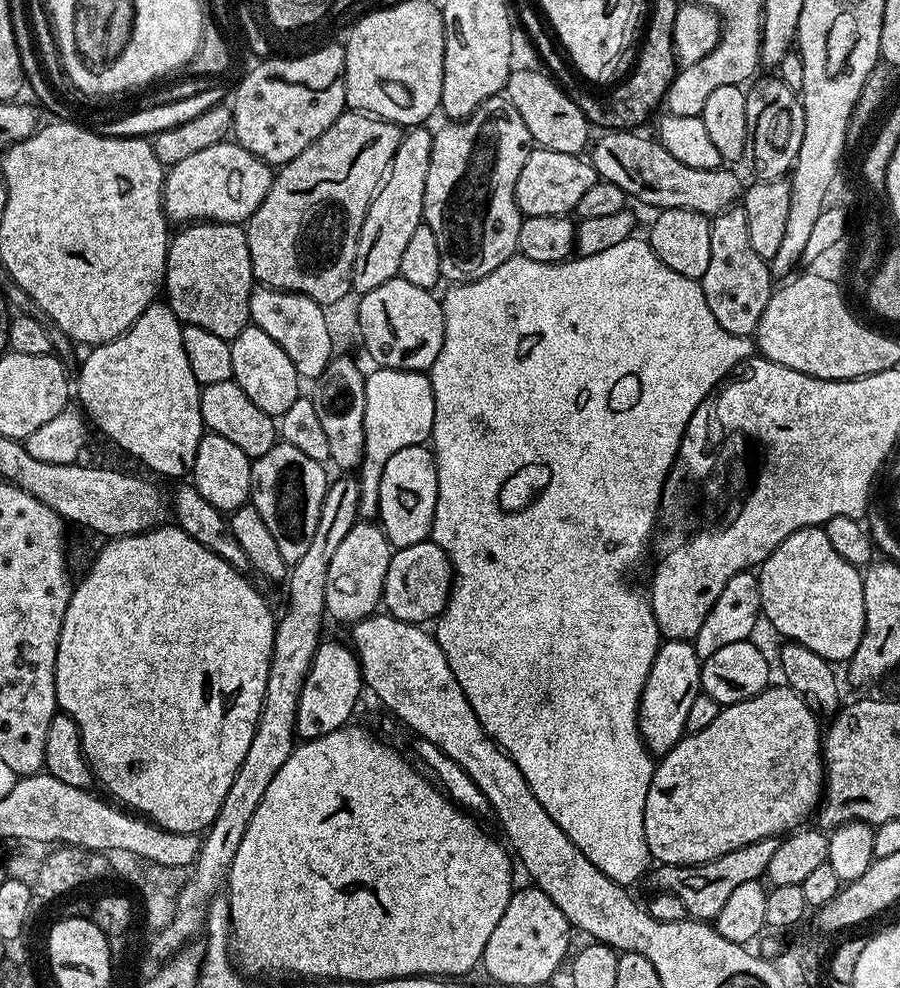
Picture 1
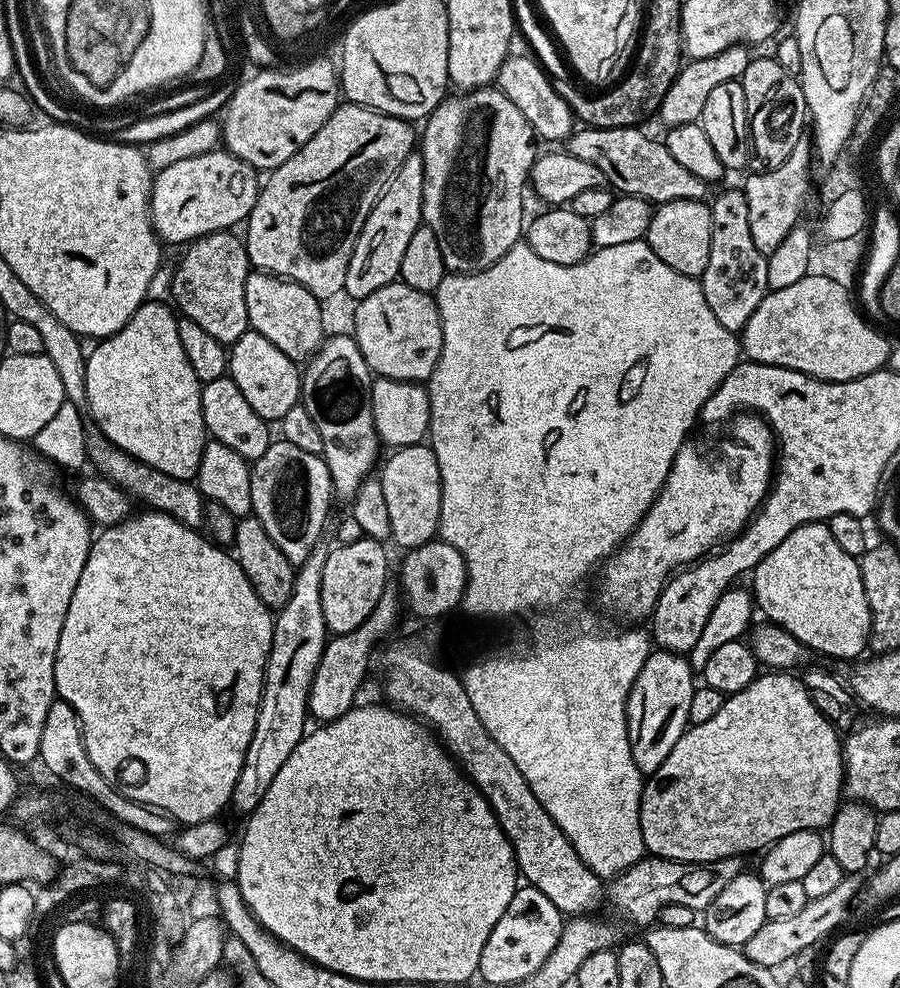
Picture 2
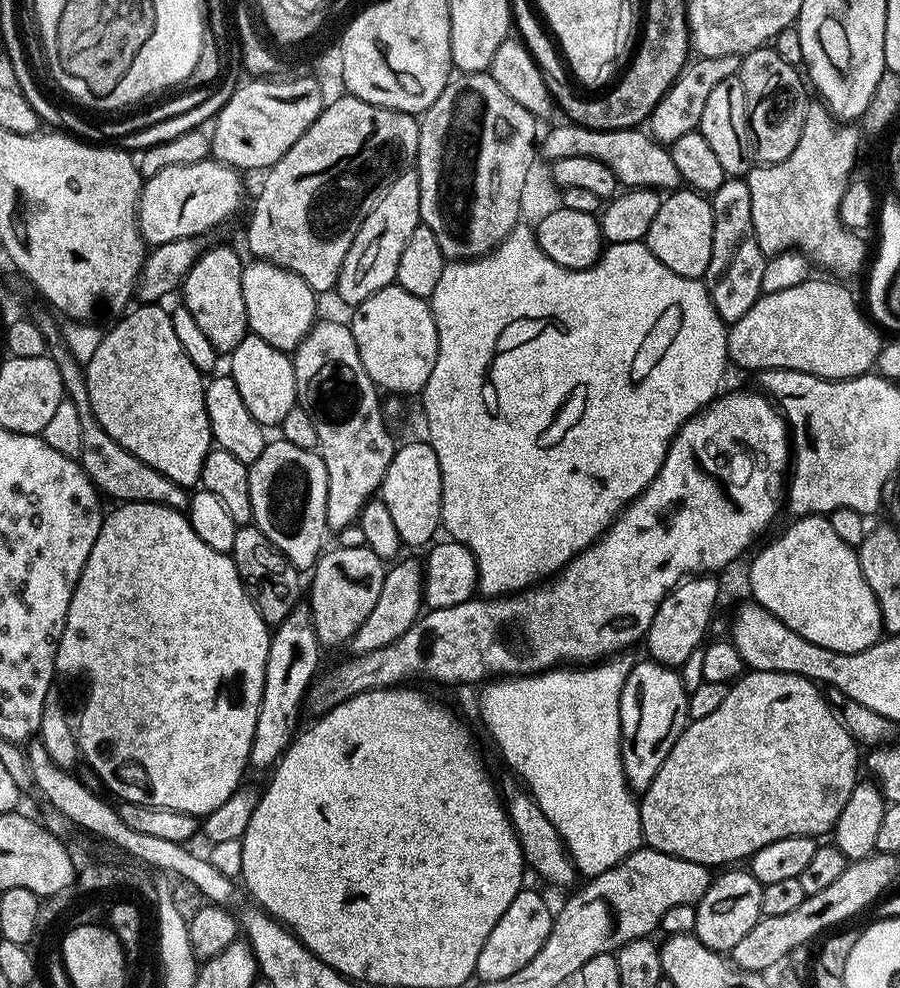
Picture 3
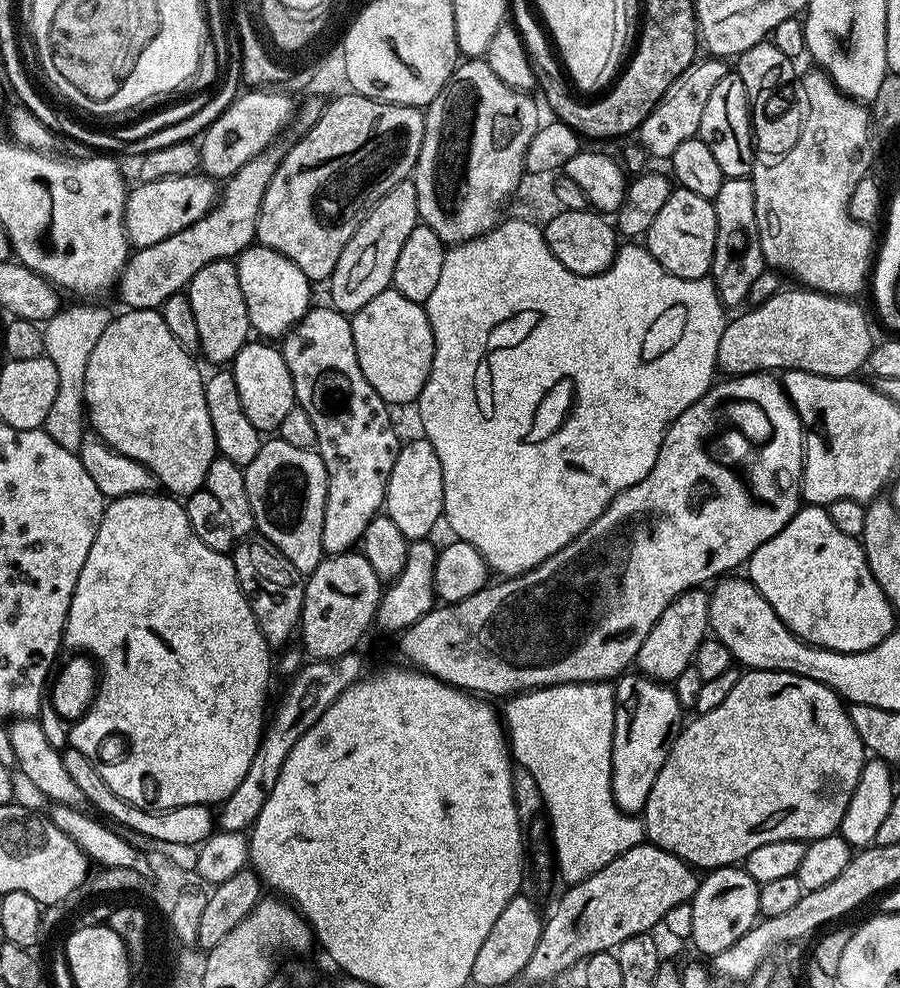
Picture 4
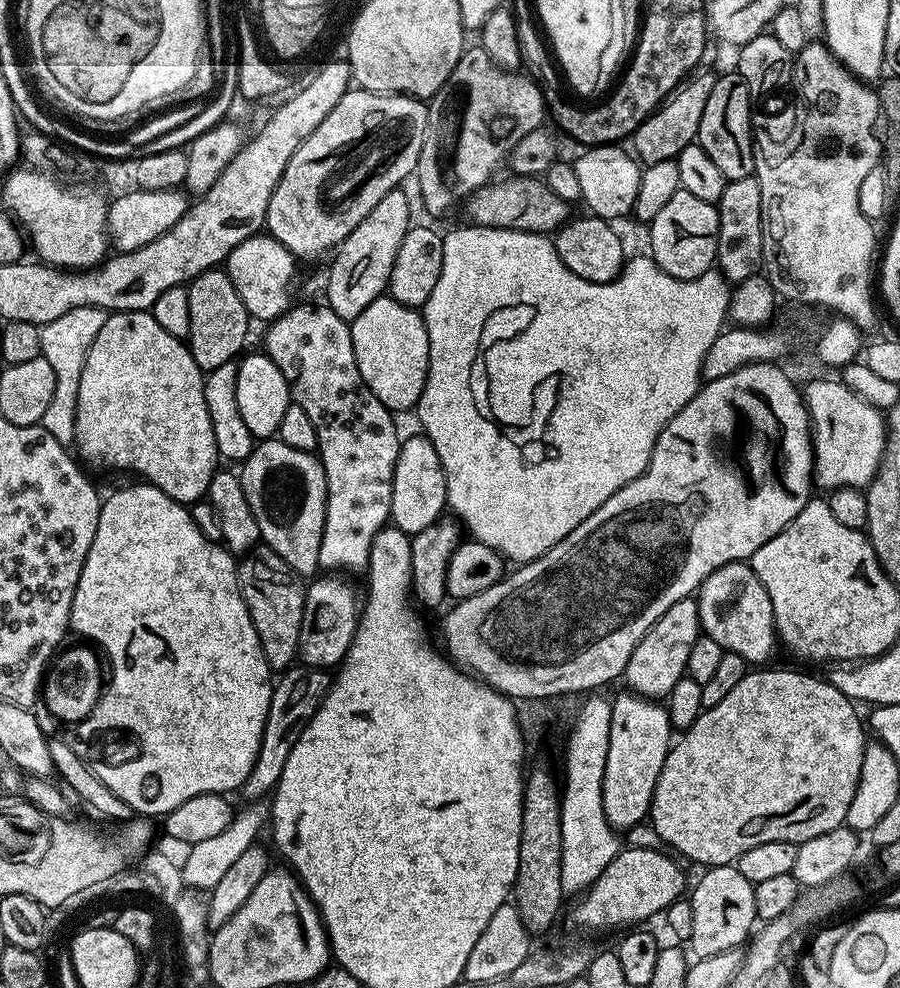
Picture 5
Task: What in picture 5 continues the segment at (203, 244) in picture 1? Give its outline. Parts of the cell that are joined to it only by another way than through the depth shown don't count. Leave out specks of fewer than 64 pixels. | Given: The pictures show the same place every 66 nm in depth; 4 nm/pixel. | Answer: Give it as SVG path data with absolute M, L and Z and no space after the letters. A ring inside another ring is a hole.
M211 268L209 272L195 276L187 285L187 290L190 298L190 334L186 343L192 351L194 362L201 372L207 374L218 366L233 363L245 351L243 348L248 340L250 317L246 306L242 306L242 298L238 298L234 282L230 282L227 271Z

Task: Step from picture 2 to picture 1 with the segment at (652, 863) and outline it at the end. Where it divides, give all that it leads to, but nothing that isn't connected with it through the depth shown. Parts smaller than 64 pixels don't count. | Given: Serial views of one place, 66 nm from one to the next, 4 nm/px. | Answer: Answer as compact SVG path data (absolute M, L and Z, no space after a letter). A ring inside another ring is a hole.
M775 839L759 840L750 846L730 850L730 854L722 854L722 858L714 858L705 864L660 864L651 869L650 877L652 876L652 884L656 890L674 895L682 901L682 906L686 906L691 919L712 922L737 886L742 886L742 882L760 880L767 873L770 854L774 854L776 846Z

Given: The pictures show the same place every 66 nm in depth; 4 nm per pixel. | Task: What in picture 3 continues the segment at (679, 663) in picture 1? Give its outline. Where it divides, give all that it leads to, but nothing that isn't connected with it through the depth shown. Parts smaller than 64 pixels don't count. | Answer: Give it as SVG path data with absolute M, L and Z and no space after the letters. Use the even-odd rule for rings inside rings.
M637 659L633 663L630 674L626 678L626 686L622 686L622 698L620 699L620 757L622 758L622 770L626 774L626 782L633 793L642 794L654 782L654 774L666 762L666 754L674 750L674 742L688 727L688 694L679 671L675 667L660 664L654 659Z

